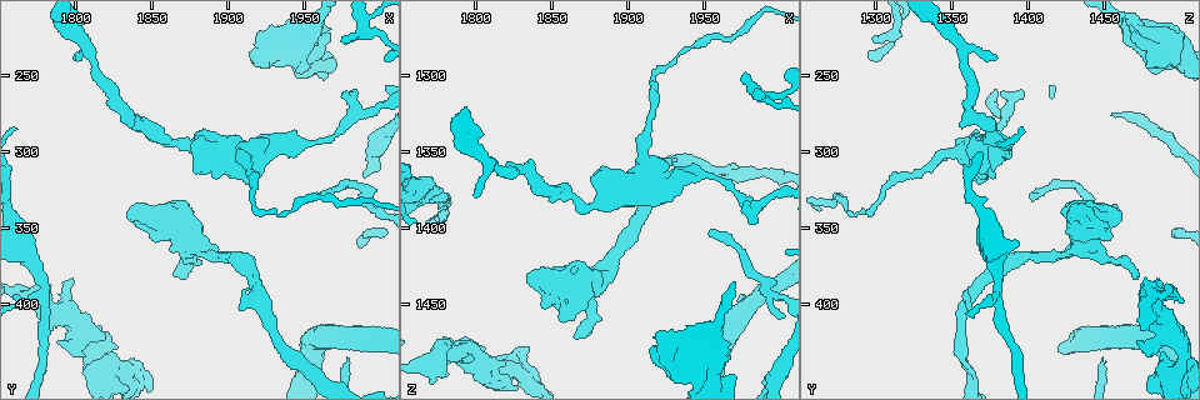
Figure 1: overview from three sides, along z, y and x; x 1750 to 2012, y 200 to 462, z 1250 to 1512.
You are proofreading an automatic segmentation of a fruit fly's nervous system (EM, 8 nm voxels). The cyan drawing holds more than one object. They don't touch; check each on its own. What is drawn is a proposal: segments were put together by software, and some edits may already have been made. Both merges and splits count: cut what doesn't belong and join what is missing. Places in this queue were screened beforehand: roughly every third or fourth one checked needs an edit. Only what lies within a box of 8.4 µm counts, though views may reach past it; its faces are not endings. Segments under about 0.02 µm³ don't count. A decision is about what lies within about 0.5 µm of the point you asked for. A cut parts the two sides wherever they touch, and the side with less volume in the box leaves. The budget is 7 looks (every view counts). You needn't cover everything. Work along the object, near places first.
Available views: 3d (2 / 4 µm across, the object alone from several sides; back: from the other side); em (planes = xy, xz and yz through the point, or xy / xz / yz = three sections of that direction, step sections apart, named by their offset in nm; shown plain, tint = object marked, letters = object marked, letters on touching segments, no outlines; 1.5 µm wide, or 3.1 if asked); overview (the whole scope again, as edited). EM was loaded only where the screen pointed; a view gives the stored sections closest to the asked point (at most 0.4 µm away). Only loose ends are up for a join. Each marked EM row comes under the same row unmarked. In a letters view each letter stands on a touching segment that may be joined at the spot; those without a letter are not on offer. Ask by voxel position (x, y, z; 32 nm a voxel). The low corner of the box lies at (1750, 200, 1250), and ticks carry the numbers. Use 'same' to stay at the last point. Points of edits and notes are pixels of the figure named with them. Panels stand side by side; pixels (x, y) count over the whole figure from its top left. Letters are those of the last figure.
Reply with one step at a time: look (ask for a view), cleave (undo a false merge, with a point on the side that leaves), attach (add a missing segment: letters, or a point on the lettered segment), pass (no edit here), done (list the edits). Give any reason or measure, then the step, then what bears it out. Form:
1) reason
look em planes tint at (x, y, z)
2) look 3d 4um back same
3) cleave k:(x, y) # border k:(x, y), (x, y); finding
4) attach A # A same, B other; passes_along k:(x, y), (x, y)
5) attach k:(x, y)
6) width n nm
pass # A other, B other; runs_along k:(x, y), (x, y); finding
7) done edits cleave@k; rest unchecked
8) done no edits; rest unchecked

look em planes letters at (1978, 226, 1298)

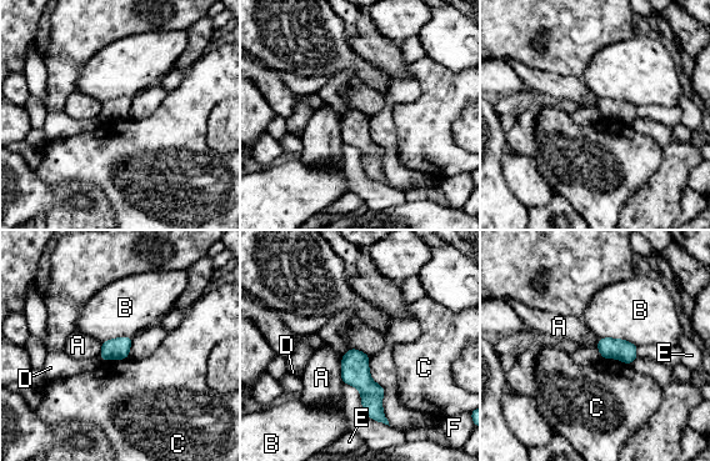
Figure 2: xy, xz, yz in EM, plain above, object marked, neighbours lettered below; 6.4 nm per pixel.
pass # A other, B other, C other, D other, E other, F other; runs_along 2:(351, 351), (381, 419); no lettered segment goes on from it

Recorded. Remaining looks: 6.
look 3d 2um at (1984, 278, 1384)

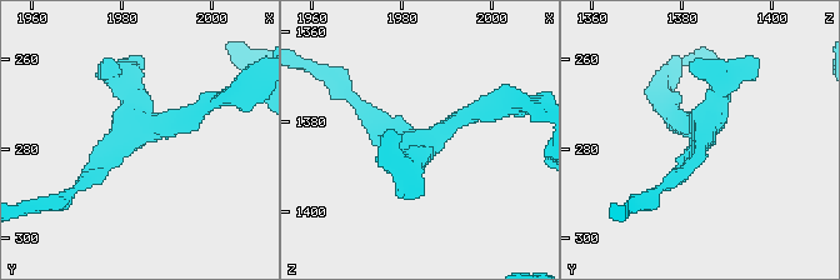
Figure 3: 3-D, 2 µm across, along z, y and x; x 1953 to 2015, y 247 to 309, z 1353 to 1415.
look em planes letters at (1983, 277, 1384)

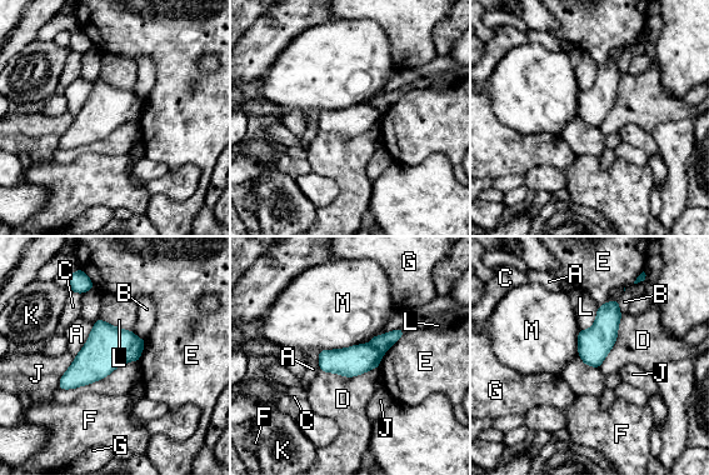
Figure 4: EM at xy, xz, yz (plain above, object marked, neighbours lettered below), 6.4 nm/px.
longest_contact D 360 nm
cleave 4:(383, 343) # A other, B other, C other, D other, E other, F other, G other, J other, K other, L other, M other; border 4:(370, 344), (382, 354); a second cell is stuck on

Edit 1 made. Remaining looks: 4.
redraw
look overview

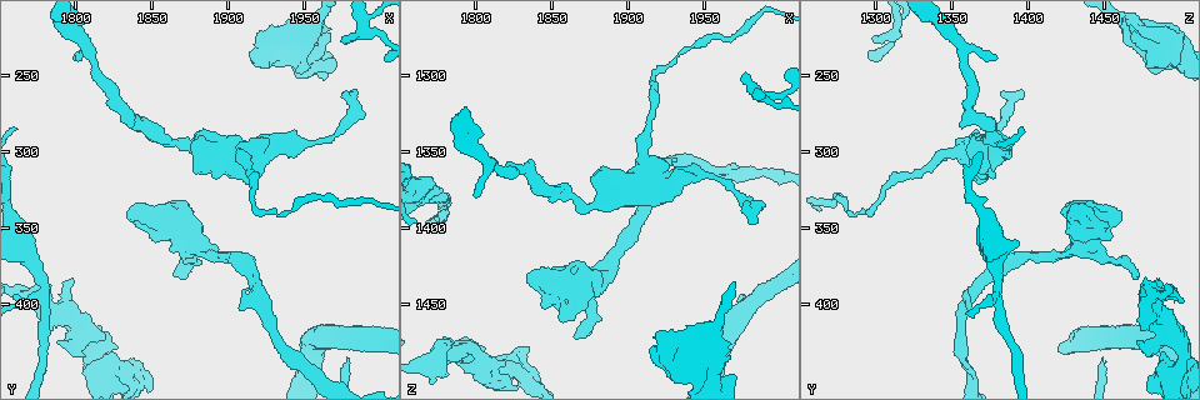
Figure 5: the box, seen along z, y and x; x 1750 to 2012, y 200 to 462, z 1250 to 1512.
three arms meet
look 3d 2um at (1780, 390, 1378)

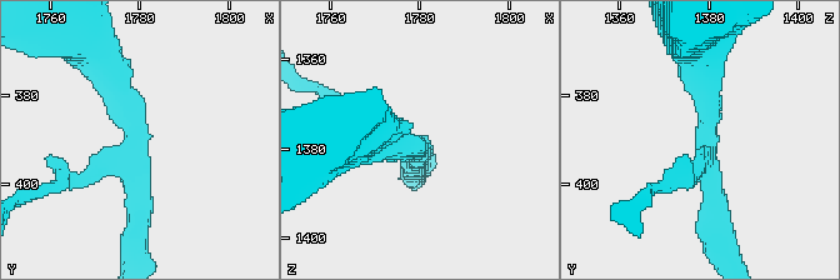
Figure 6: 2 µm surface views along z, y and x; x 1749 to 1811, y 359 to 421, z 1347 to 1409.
arms 3
look em xy step 8 tint at (1780, 390, 1380)

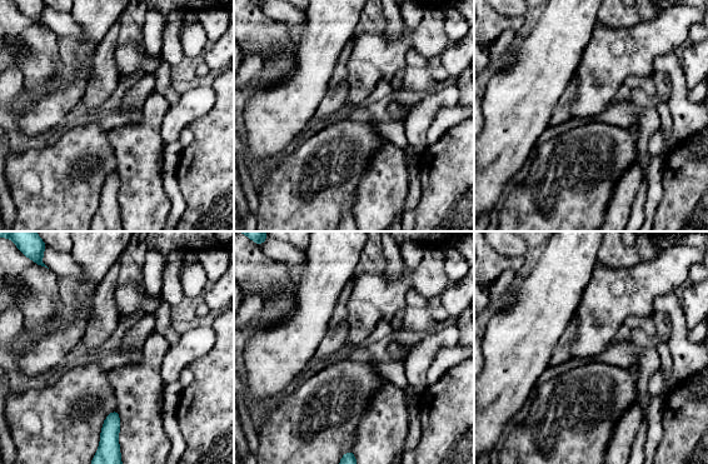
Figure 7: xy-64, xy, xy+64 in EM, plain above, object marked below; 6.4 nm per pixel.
look em planes letters same

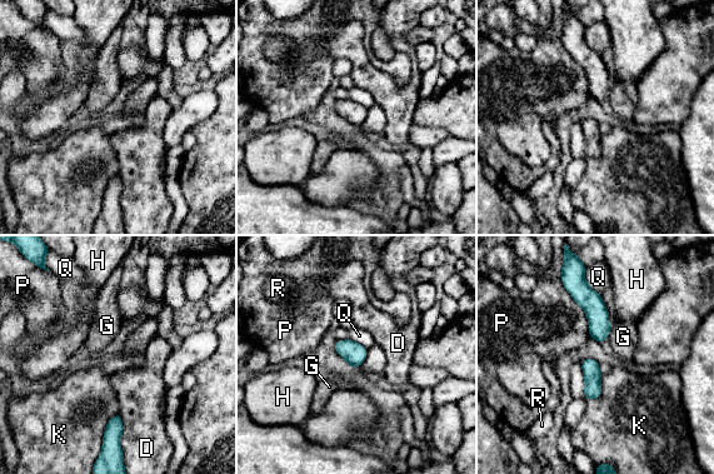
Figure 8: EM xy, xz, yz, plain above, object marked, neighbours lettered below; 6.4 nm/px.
longest_contact P 420 nm
pass # D other, G other, H other, K other, P other, Q other, R other; border 8:(583, 273), (587, 284), (599, 294); all the same cell

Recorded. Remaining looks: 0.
done edits cleave@4; rest unchecked

